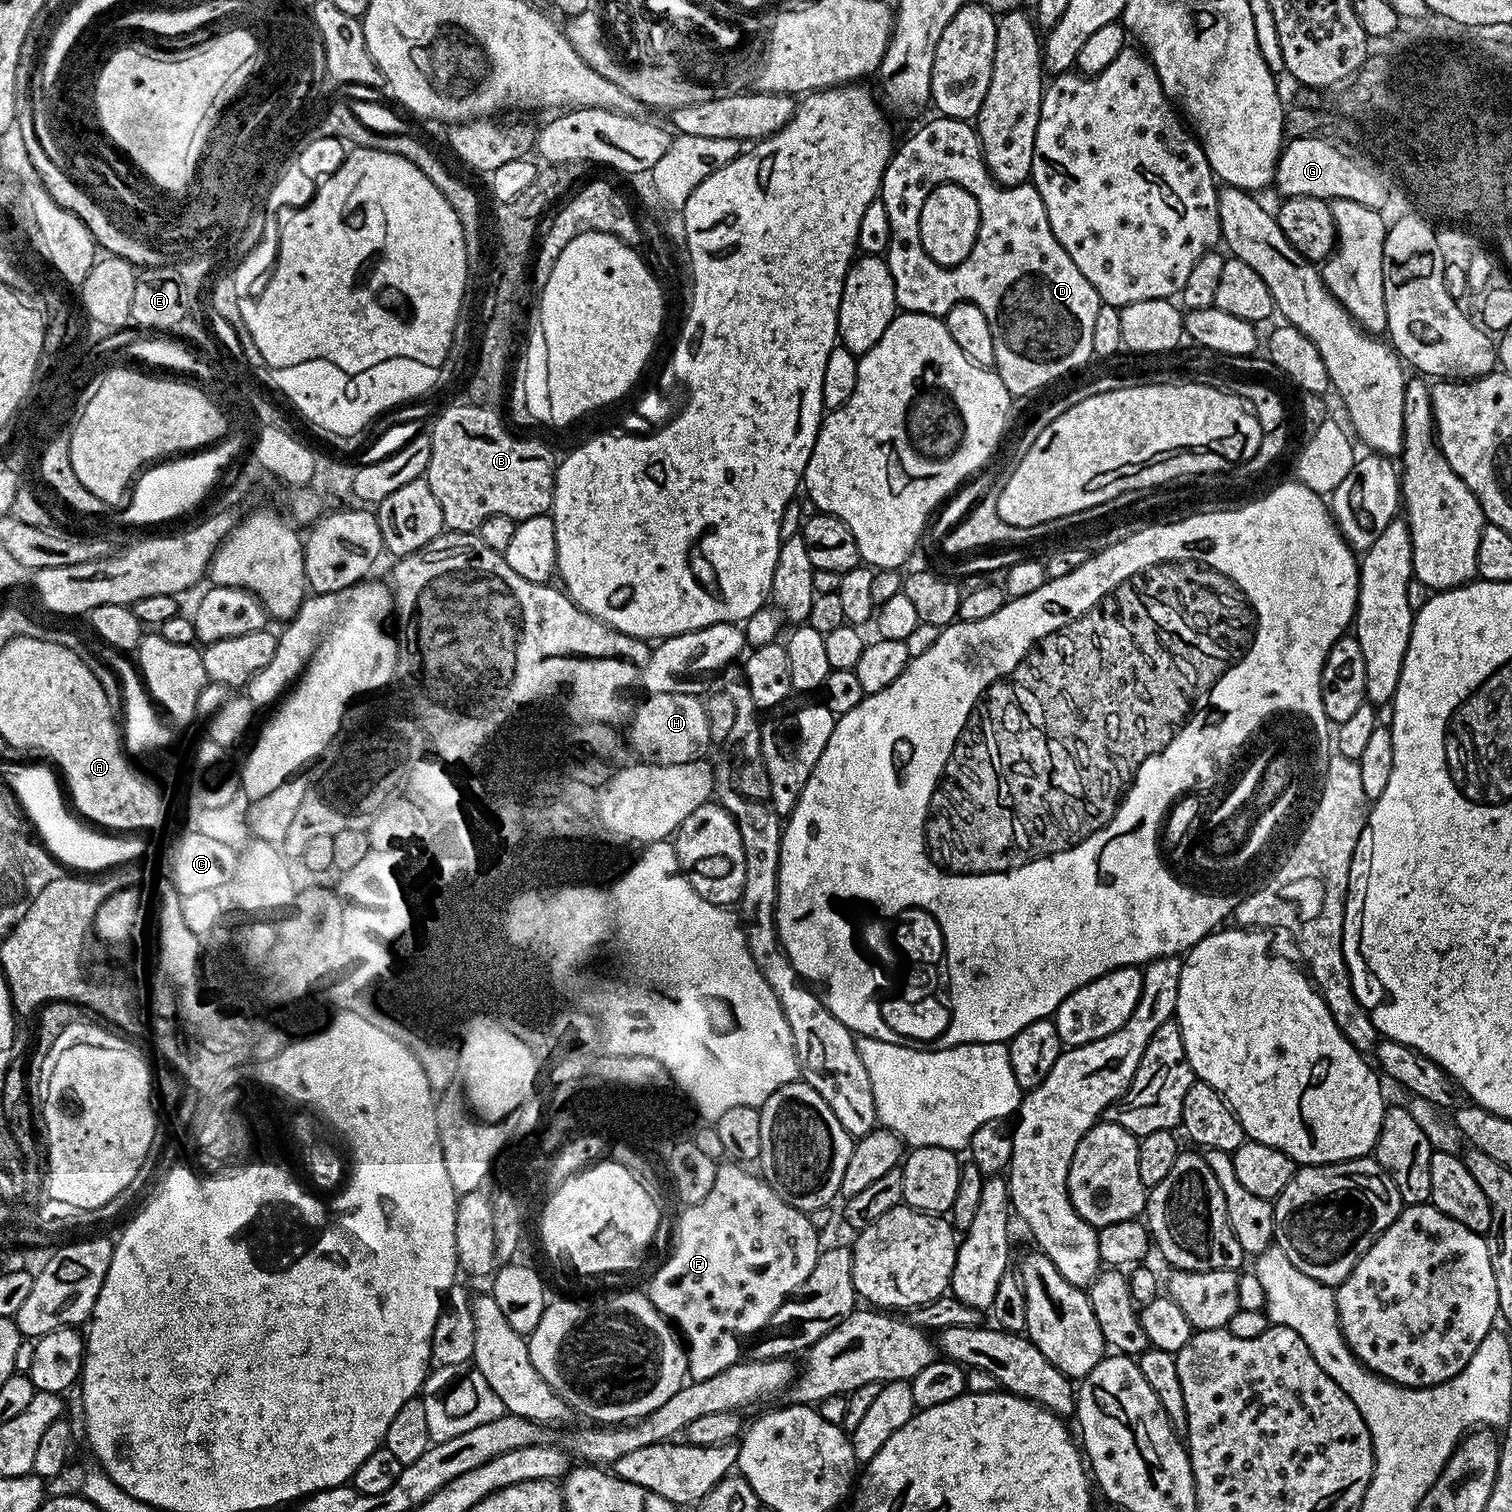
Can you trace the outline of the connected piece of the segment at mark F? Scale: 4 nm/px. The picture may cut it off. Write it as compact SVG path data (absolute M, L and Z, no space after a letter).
M736 1162L717 1163L714 1186L710 1189L710 1194L706 1194L706 1198L702 1198L702 1202L689 1204L683 1209L684 1213L681 1214L680 1221L676 1224L676 1245L673 1246L668 1261L653 1274L652 1281L649 1282L648 1288L646 1287L649 1302L663 1314L665 1320L675 1325L679 1335L686 1341L688 1376L692 1380L714 1378L716 1374L722 1374L722 1370L741 1363L742 1357L745 1355L745 1353L743 1354L744 1343L748 1339L751 1341L757 1334L763 1333L774 1314L774 1310L778 1310L778 1306L782 1306L782 1302L790 1299L800 1289L802 1282L806 1282L806 1278L810 1278L810 1270L814 1270L822 1251L820 1236L816 1233L815 1226L812 1225L813 1217L809 1213L800 1212L794 1206L790 1206L755 1171L752 1171L753 1173L748 1171L752 1170Z

